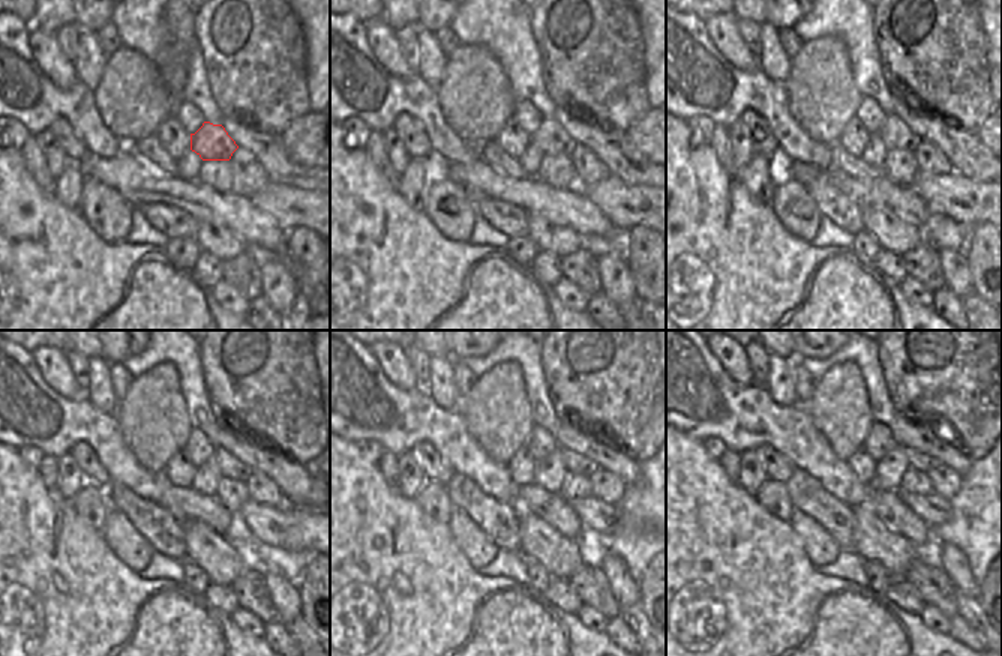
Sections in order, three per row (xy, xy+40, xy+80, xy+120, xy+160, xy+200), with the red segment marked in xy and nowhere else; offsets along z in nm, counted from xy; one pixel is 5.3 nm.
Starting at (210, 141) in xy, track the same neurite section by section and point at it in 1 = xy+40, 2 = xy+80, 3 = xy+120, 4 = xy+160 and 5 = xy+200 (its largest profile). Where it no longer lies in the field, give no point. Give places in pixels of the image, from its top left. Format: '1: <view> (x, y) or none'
1: xy+40 (551, 137)
2: xy+80 (894, 132)
3: xy+120 (230, 467)
4: xy+160 (576, 464)
5: xy+200 (917, 460)

